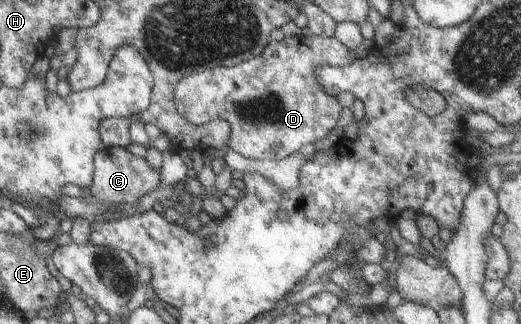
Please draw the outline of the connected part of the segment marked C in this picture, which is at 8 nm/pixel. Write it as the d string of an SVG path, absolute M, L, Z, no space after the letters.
M102 147L93 158L93 177L91 178L90 196L111 204L132 204L143 194L155 188L160 182L159 168L148 166L143 158L132 155L126 147Z

